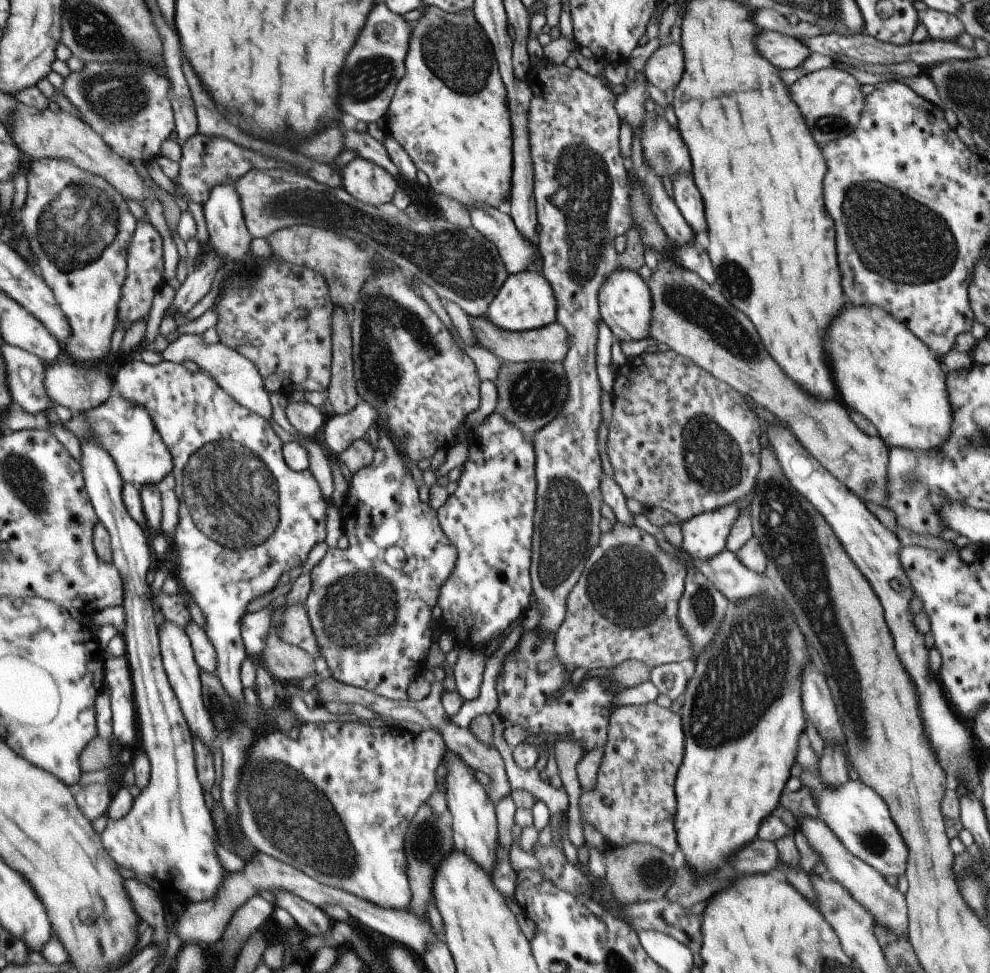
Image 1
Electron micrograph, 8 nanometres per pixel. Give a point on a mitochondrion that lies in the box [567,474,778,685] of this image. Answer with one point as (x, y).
(628, 580)

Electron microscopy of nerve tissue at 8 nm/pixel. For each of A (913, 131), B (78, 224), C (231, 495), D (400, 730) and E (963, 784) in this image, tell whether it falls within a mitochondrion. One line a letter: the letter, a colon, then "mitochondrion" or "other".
A: other
B: mitochondrion
C: mitochondrion
D: other
E: other

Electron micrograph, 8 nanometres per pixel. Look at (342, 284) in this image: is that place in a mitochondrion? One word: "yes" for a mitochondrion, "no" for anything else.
yes

